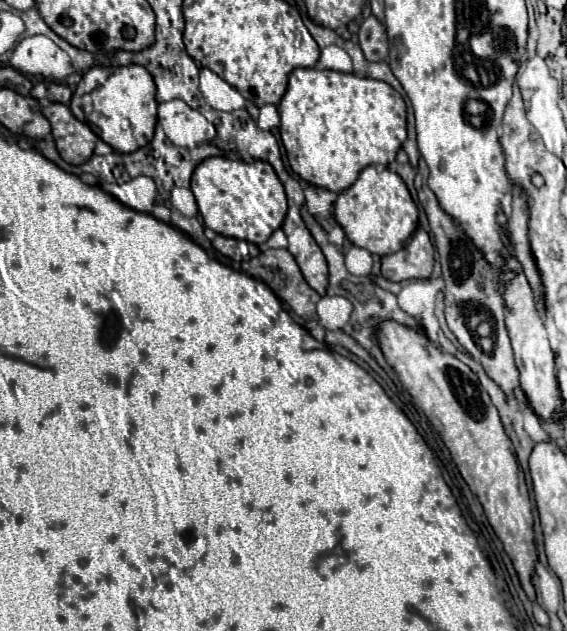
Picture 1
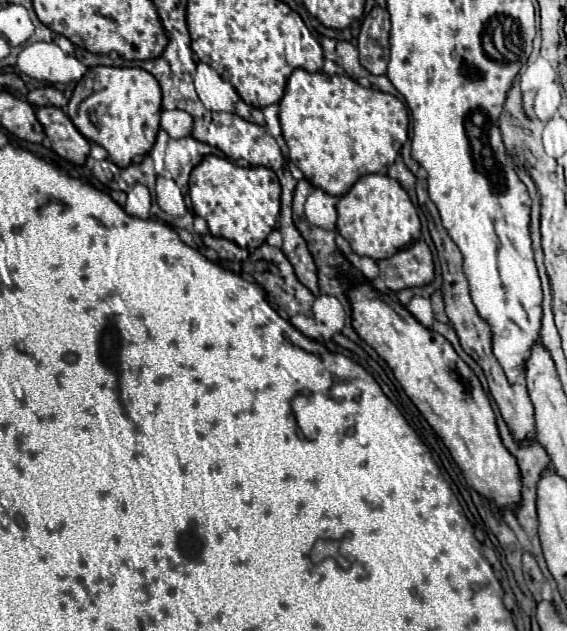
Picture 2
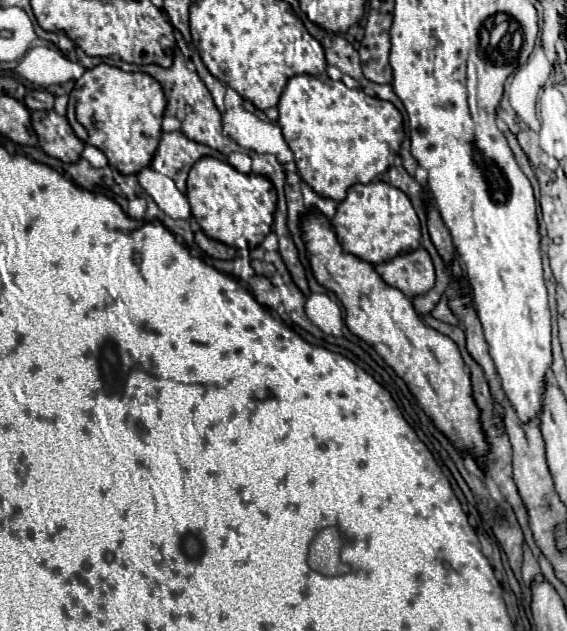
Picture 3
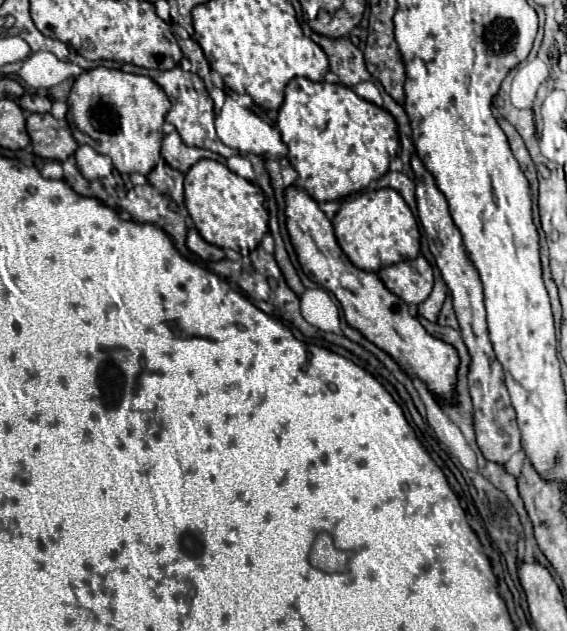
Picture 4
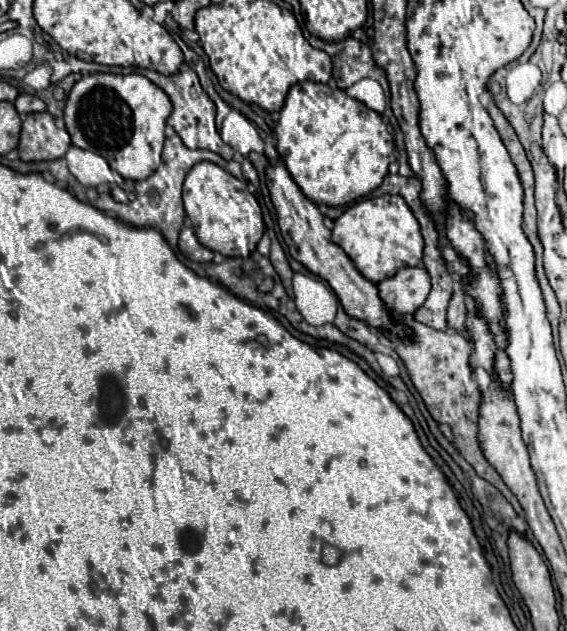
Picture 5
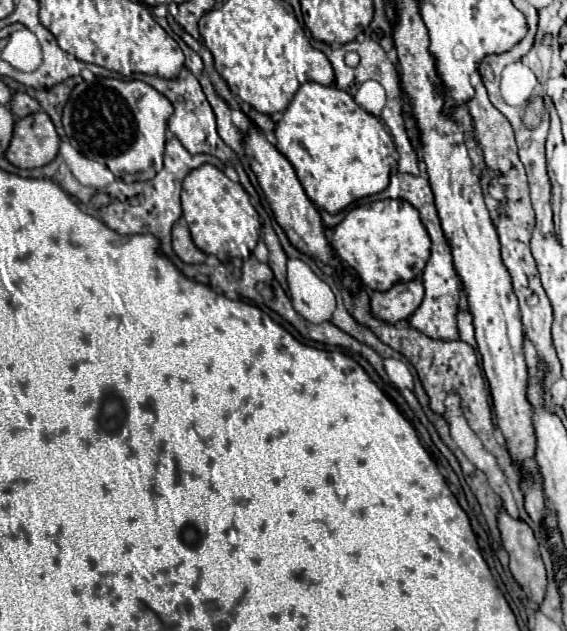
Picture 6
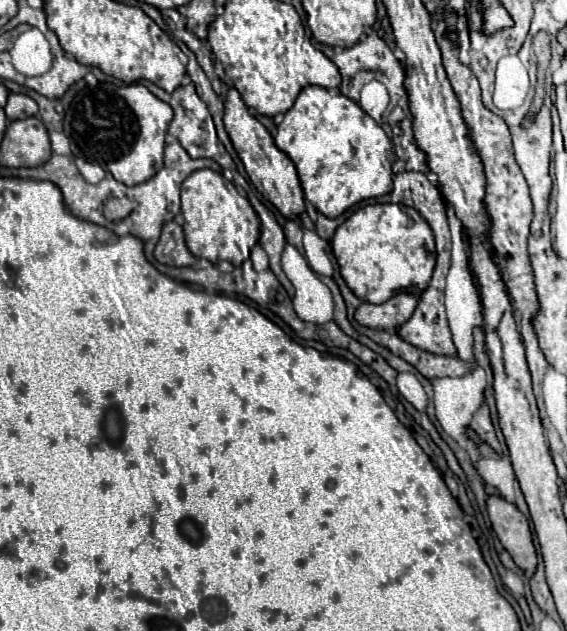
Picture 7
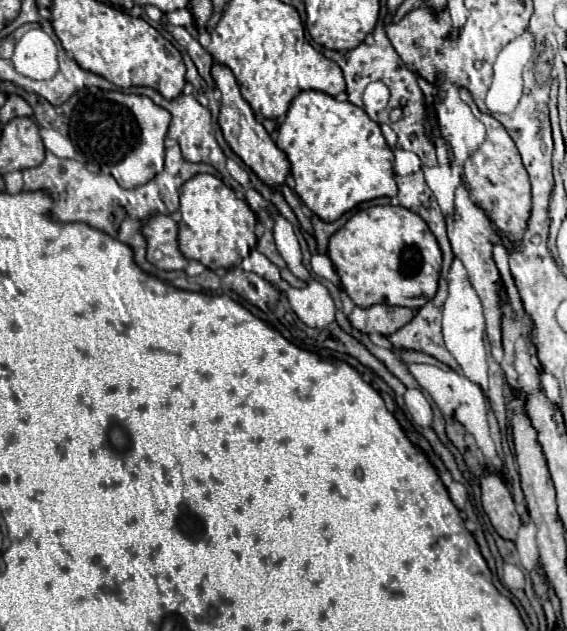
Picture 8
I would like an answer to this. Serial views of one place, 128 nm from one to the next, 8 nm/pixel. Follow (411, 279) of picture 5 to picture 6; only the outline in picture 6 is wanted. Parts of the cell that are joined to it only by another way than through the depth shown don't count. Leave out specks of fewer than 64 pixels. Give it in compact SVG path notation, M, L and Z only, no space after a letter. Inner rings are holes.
M410 280L392 286L388 292L374 292L370 296L370 312L378 320L396 324L406 320L422 302L424 286L420 280Z

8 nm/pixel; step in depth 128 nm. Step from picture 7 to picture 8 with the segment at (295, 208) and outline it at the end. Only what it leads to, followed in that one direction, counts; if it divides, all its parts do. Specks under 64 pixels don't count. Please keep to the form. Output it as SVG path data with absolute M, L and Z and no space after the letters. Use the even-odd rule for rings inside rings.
M214 62L212 64L212 78L216 82L216 88L222 92L222 100L220 100L220 116L218 116L218 124L222 128L224 140L230 144L230 148L242 158L242 162L252 168L256 172L256 176L260 180L264 180L270 186L280 186L286 182L286 176L290 172L290 164L286 160L286 154L282 150L278 150L278 146L272 142L272 138L268 136L268 132L264 130L264 126L256 120L250 104L242 98L238 82L232 74L232 70L224 64Z

